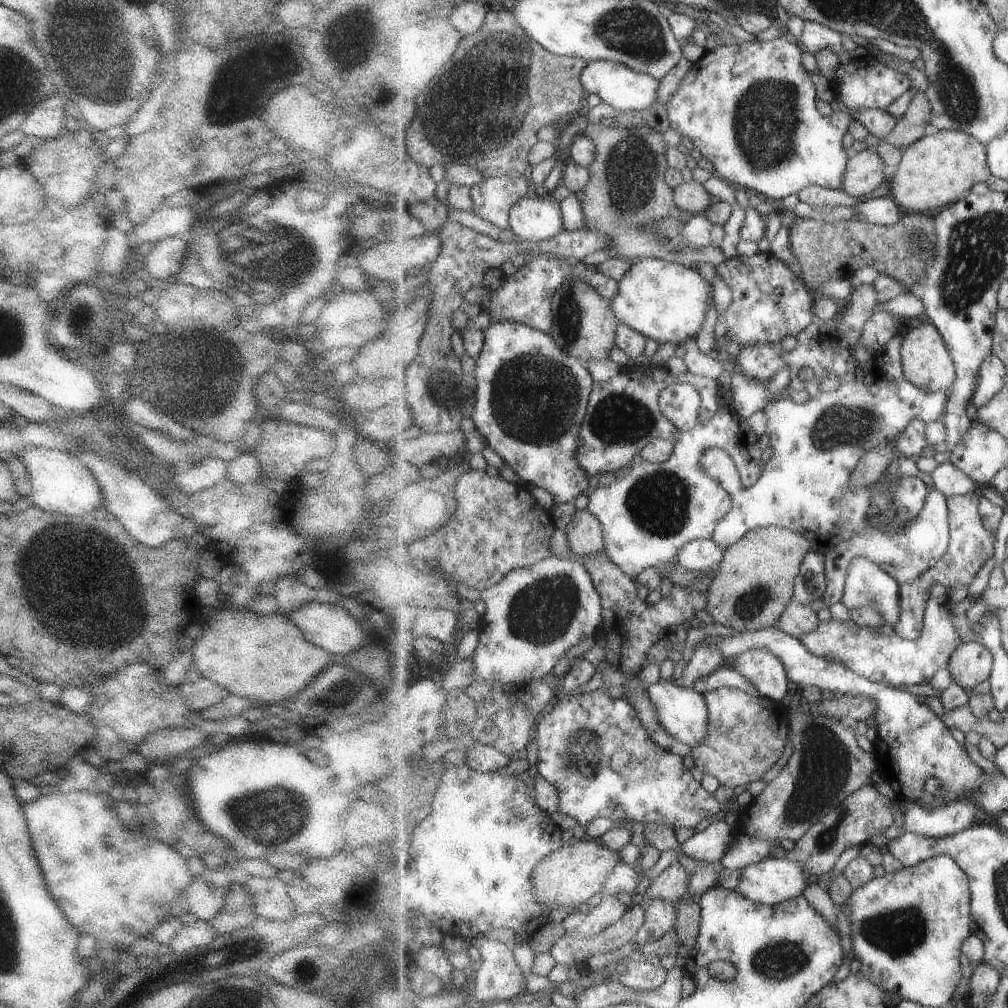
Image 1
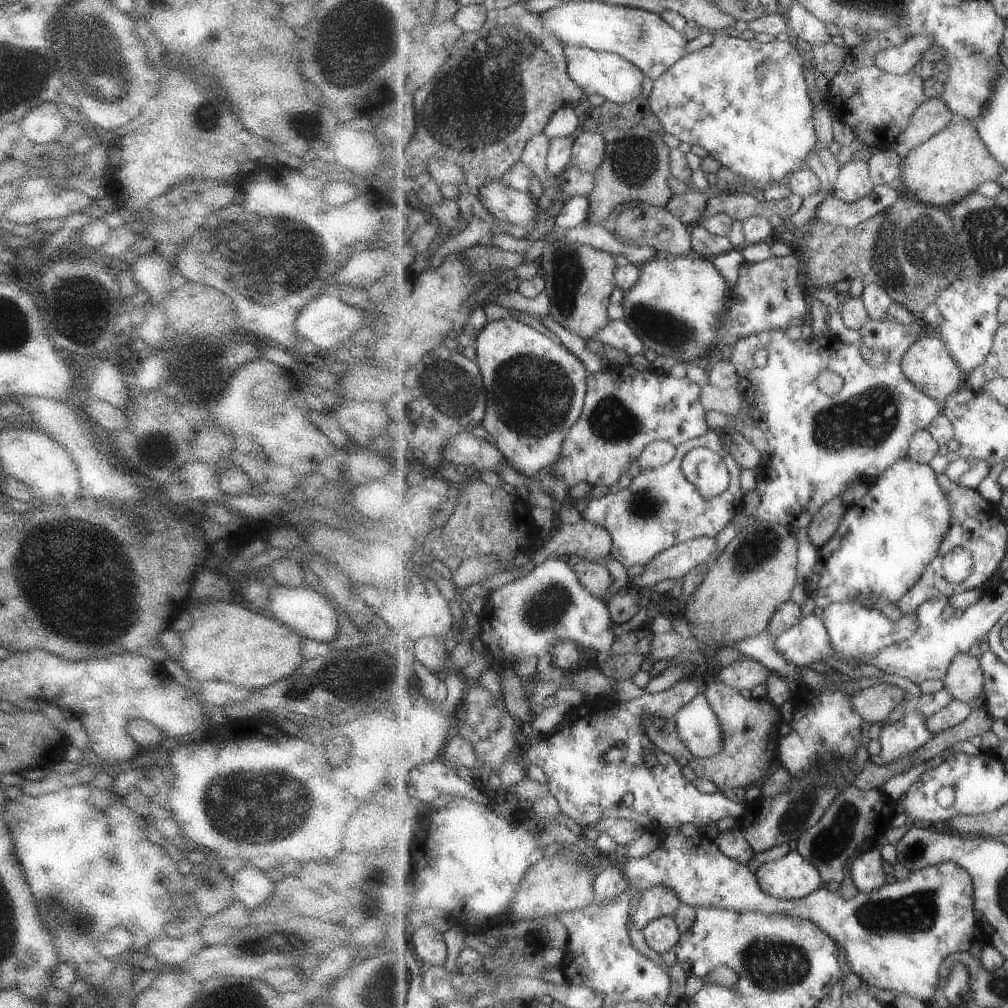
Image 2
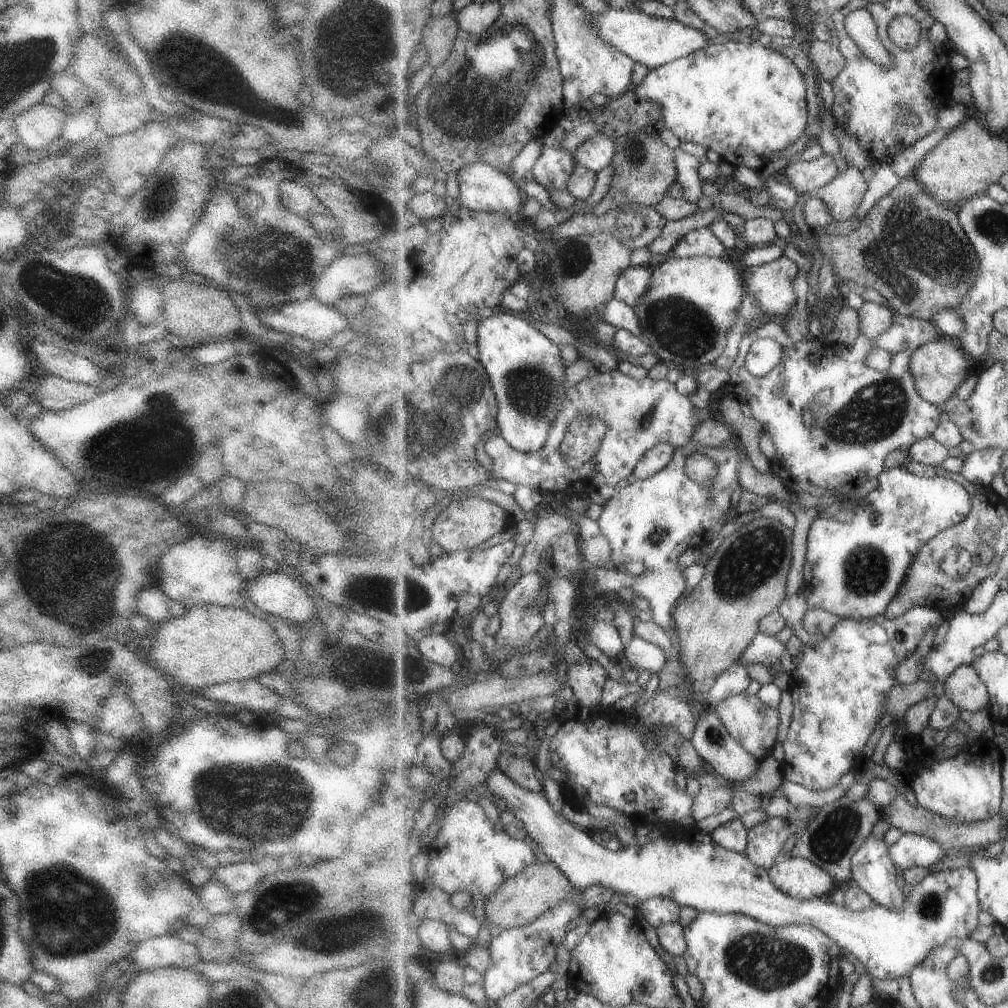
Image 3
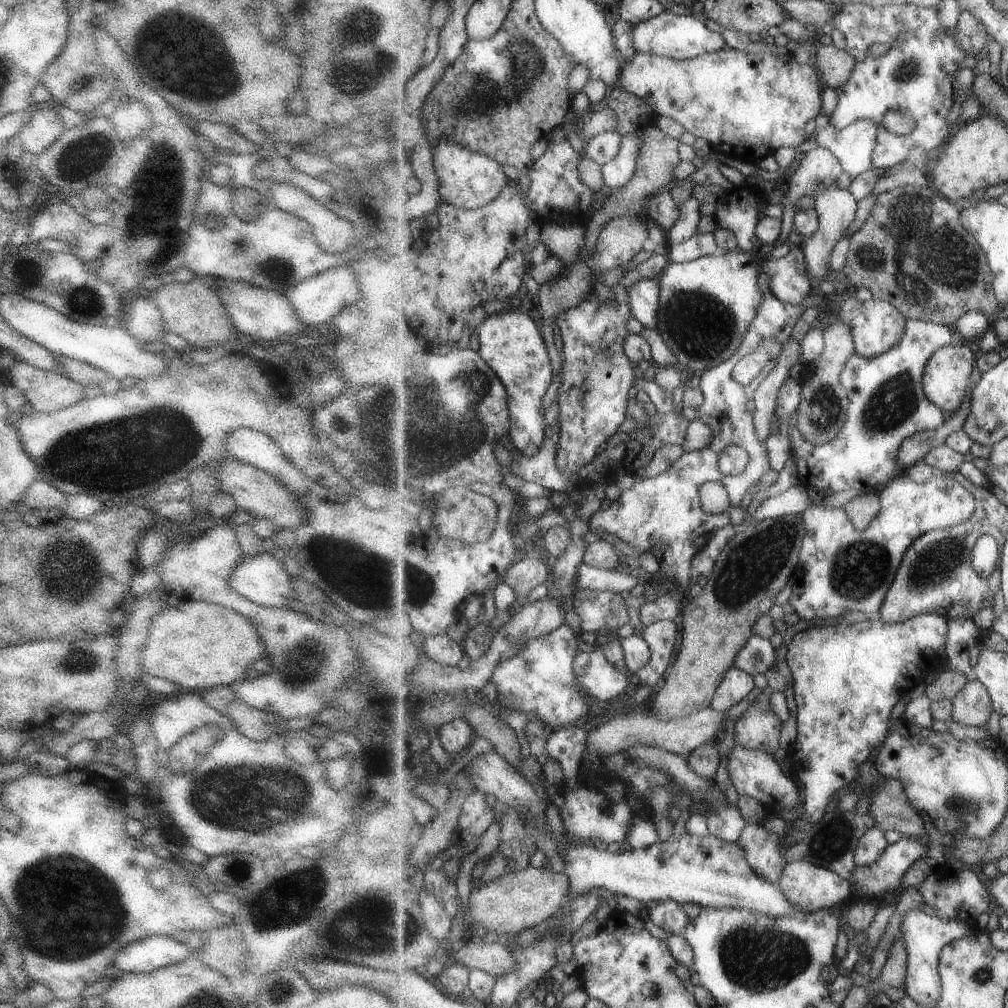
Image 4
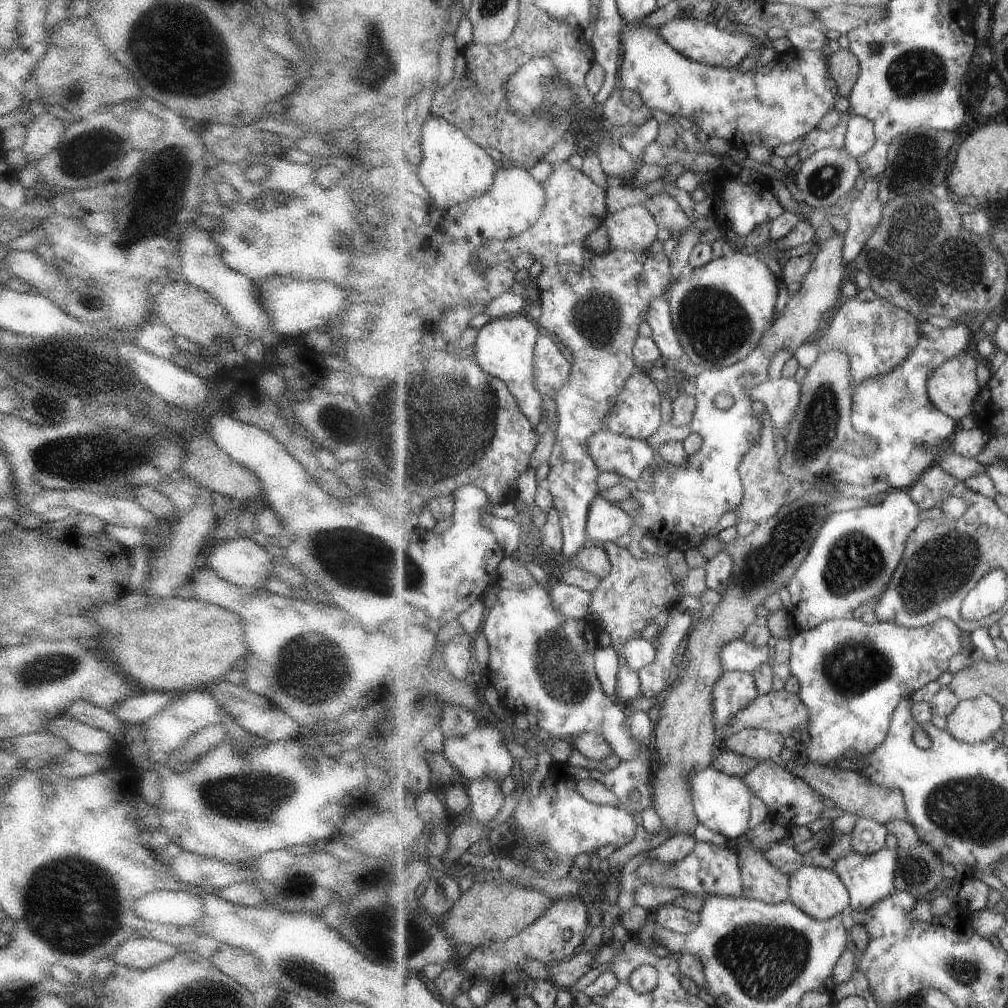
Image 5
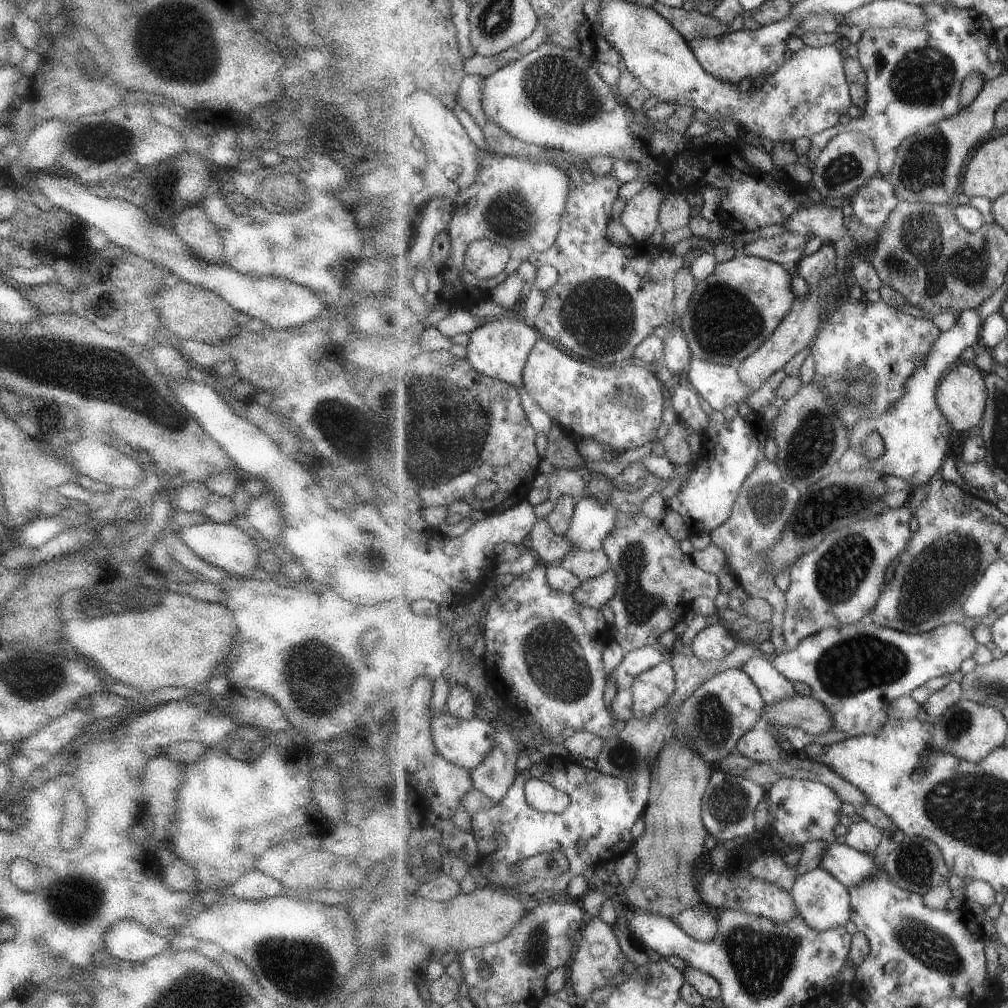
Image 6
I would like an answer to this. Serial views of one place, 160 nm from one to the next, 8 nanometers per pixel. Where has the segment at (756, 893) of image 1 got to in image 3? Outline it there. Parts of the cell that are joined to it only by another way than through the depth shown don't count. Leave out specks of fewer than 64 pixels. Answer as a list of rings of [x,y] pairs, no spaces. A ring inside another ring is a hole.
[[[789,856],[768,870],[773,884],[785,894],[806,901],[817,897],[830,897],[844,885],[816,863],[803,857]]]

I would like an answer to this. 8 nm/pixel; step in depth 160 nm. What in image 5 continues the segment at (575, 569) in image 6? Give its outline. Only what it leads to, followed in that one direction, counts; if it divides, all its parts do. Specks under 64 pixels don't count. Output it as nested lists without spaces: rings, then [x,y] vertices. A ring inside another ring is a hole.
[[[588,544],[581,549],[579,553],[574,554],[570,558],[570,562],[564,562],[565,567],[577,567],[593,575],[601,580],[607,578],[613,570],[609,555],[605,547],[601,544]]]

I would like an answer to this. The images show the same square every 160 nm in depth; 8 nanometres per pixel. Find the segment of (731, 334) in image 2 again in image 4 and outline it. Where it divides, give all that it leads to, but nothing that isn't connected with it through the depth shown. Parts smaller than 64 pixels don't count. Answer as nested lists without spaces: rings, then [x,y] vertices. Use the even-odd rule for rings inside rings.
[[[793,246],[787,256],[761,258],[761,270],[770,276],[770,289],[783,302],[798,305],[815,286],[806,265],[803,246]]]

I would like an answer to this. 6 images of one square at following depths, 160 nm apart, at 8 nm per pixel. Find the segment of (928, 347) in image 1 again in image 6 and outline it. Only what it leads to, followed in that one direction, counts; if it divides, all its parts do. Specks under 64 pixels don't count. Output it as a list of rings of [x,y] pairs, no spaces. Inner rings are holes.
[[[956,362],[942,378],[936,390],[936,401],[945,418],[959,432],[969,432],[982,424],[988,402],[986,375],[971,362]]]

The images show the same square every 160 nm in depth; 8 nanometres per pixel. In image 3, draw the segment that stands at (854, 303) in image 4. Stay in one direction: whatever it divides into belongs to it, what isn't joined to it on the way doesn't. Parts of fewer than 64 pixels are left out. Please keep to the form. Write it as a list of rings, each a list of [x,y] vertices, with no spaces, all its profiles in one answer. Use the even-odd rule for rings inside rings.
[[[864,301],[858,308],[861,319],[861,332],[876,339],[893,326],[894,312],[887,304]]]

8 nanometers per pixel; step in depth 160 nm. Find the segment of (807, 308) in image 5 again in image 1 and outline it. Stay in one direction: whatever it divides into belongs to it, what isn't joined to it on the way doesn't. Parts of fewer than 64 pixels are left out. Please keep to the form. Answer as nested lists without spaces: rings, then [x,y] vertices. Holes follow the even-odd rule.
[[[863,149],[849,159],[842,189],[858,199],[881,193],[888,182],[887,168],[874,149]]]

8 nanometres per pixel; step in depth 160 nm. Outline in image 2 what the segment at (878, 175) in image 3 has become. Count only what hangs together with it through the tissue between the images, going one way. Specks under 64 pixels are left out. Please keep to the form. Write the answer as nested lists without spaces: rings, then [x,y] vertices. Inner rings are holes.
[[[877,185],[869,196],[854,202],[844,202],[833,194],[818,206],[816,217],[843,227],[855,227],[893,208],[902,193],[899,185]]]

